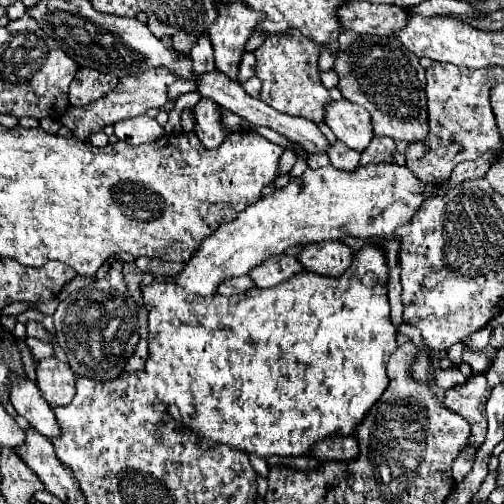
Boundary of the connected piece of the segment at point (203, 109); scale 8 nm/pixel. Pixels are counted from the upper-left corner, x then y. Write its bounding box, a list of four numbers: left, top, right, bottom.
[190,97,226,149]

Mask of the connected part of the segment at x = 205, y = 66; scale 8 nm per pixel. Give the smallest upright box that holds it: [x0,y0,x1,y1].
[190,35,214,73]

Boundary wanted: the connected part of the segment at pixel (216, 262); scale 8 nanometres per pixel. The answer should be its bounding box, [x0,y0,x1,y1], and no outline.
[172,163,434,297]

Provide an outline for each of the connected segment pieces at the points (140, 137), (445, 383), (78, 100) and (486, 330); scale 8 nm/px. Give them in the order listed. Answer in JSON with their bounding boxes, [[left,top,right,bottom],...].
[[114,115,164,145],[434,369,466,391],[68,67,118,107],[464,327,494,351]]

